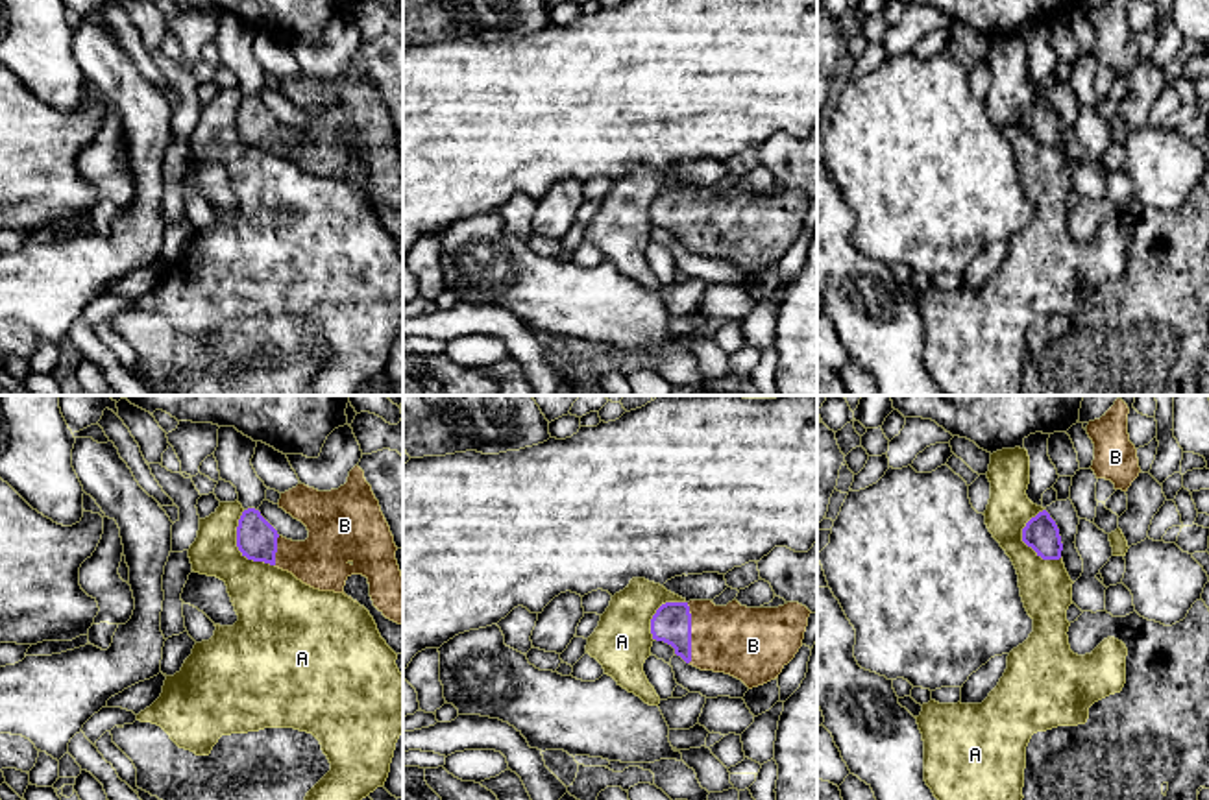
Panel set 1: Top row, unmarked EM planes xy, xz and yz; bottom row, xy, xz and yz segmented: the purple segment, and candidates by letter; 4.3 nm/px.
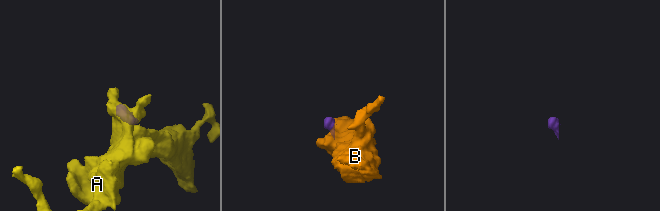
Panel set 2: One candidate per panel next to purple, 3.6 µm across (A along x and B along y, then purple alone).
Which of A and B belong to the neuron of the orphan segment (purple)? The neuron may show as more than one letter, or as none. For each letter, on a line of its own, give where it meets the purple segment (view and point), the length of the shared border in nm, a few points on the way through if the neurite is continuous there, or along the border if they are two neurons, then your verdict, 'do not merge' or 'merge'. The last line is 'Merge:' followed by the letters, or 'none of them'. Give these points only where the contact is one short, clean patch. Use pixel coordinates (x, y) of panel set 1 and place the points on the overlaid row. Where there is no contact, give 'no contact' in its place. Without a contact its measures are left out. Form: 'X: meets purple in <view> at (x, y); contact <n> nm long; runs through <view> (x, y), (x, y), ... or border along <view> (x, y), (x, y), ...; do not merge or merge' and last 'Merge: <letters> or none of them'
A: meets purple in xy at (237, 545); contact 280 nm long; border along xy (243, 510), (237, 521), (237, 547), (248, 558), (274, 566); do not merge
B: meets purple in xz at (690, 632); contact 260 nm long; merge
Merge: B

